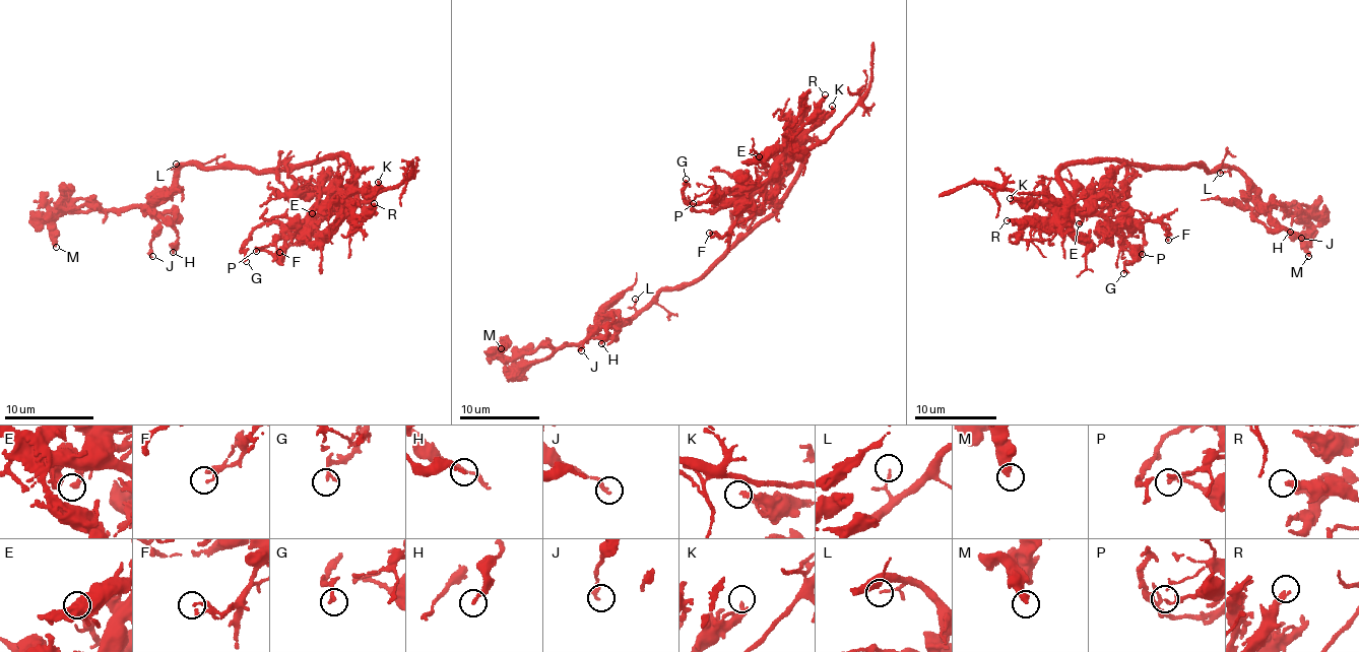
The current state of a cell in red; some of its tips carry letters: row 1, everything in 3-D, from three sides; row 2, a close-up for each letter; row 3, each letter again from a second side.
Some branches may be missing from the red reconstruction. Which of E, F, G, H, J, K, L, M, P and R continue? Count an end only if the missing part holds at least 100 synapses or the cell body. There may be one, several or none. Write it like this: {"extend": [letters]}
{"extend": []}

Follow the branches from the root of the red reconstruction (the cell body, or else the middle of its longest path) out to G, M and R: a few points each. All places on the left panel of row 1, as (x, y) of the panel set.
G: (277, 169), (296, 168), (294, 185), (316, 189), (319, 208), (295, 226), (258, 225), (246, 261)
M: (277, 169), (261, 174), (189, 164), (151, 204), (53, 210), (48, 230), (56, 247)
R: (277, 169), (296, 168), (286, 171), (294, 185), (324, 193), (345, 210), (353, 225), (369, 215), (374, 203)

